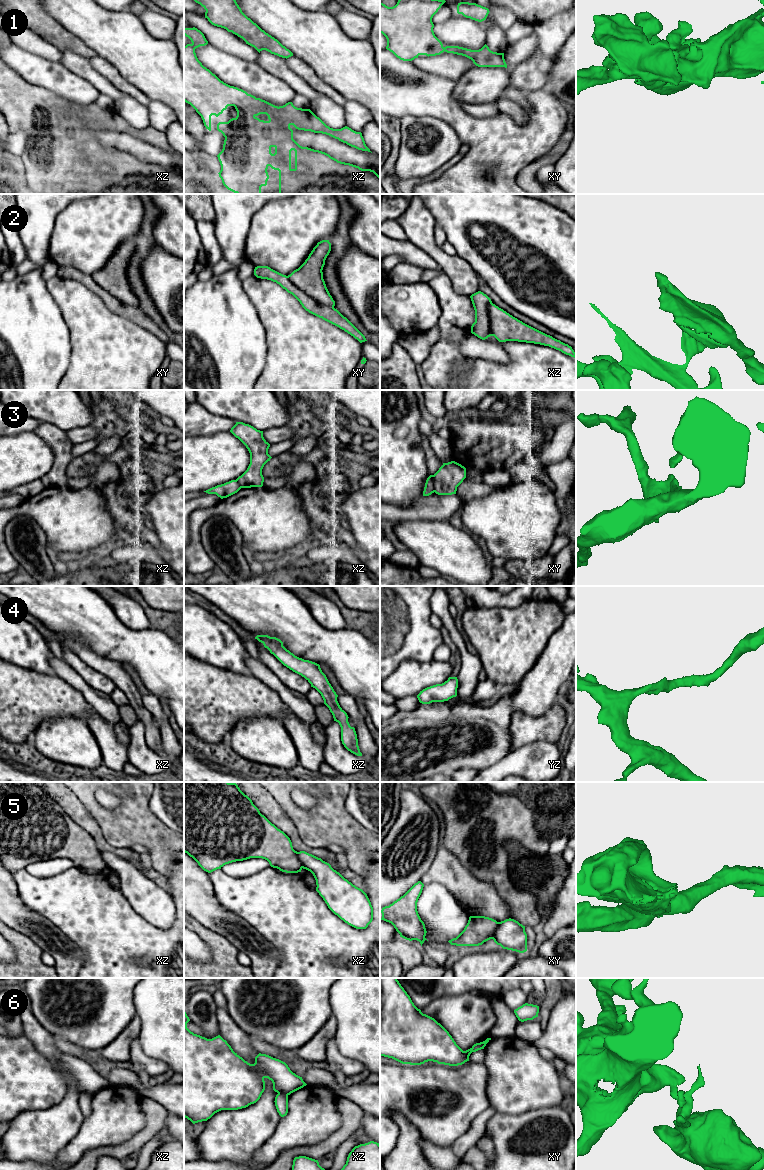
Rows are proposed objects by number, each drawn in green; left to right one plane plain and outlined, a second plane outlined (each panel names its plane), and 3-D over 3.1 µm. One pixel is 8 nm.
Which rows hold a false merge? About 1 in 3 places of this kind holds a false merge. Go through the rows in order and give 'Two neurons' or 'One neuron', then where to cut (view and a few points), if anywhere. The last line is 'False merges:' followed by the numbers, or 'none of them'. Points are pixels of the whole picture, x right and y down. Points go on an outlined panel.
1: One neuron. No split
2: One neuron. No split
3: Two neurons. Split along xy (432, 475), (434, 491)
4: One neuron. No split
5: Two neurons. Split along xy (498, 922), (492, 938)
6: Two neurons. Split along xz (278, 1092), (283, 1092), (287, 1095)
False merges: 3, 5, 6

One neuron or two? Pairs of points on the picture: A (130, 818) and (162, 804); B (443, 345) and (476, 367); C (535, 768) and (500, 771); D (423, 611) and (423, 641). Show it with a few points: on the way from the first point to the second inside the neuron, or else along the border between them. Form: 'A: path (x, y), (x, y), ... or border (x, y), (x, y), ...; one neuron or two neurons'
A: border (152, 792), (149, 808), (167, 826); two neurons
B: border (465, 357), (455, 363), (453, 370), (454, 379); two neurons
C: path (526, 766), (509, 766); one neuron
D: path (423, 618), (423, 634); one neuron

